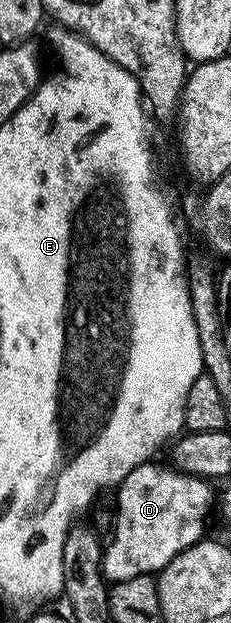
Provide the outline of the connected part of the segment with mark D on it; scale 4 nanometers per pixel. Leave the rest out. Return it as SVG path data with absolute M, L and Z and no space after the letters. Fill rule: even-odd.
M146 463L135 467L127 479L116 486L117 493L117 522L113 525L113 542L104 546L105 558L101 564L101 570L105 572L106 582L112 583L123 579L135 579L135 575L156 574L175 555L187 551L195 542L206 536L205 524L209 521L209 512L215 509L215 493L208 480L204 477L197 477L195 474L183 472L168 464L157 465L158 463Z

